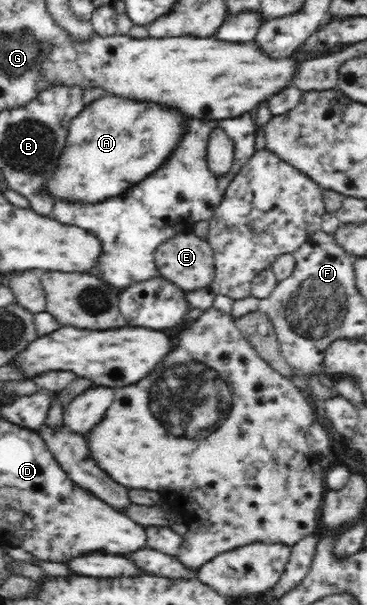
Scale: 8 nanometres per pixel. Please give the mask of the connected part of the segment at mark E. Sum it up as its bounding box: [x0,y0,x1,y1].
[155,232,216,291]

